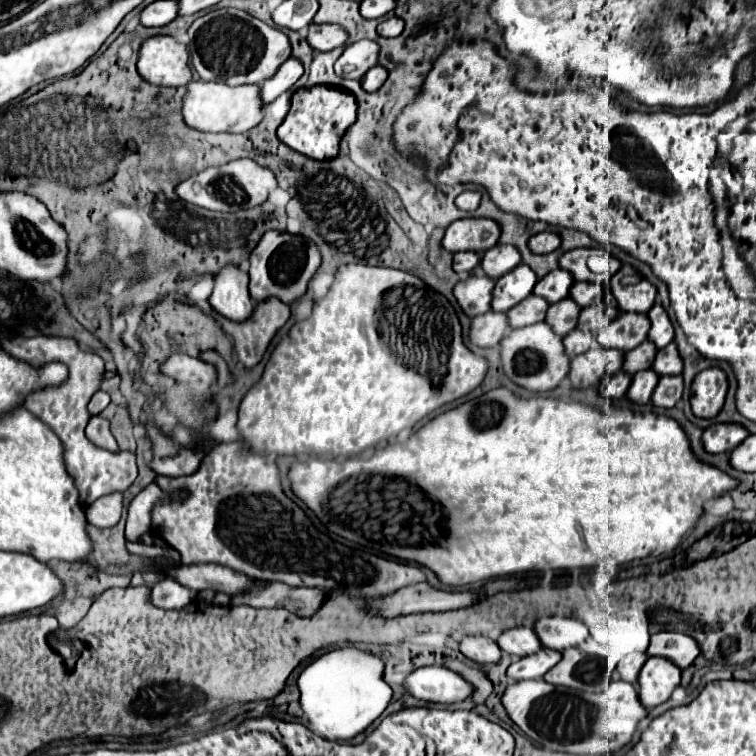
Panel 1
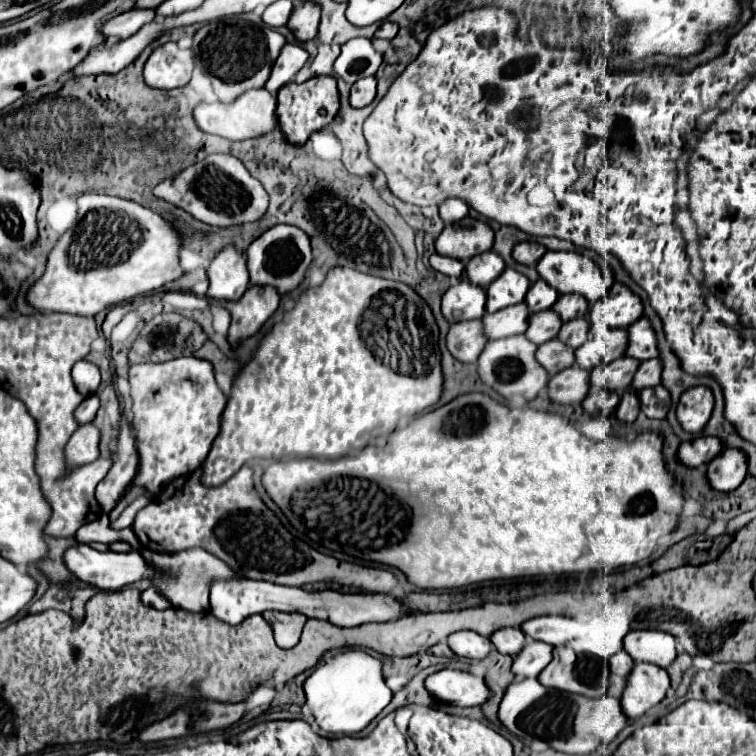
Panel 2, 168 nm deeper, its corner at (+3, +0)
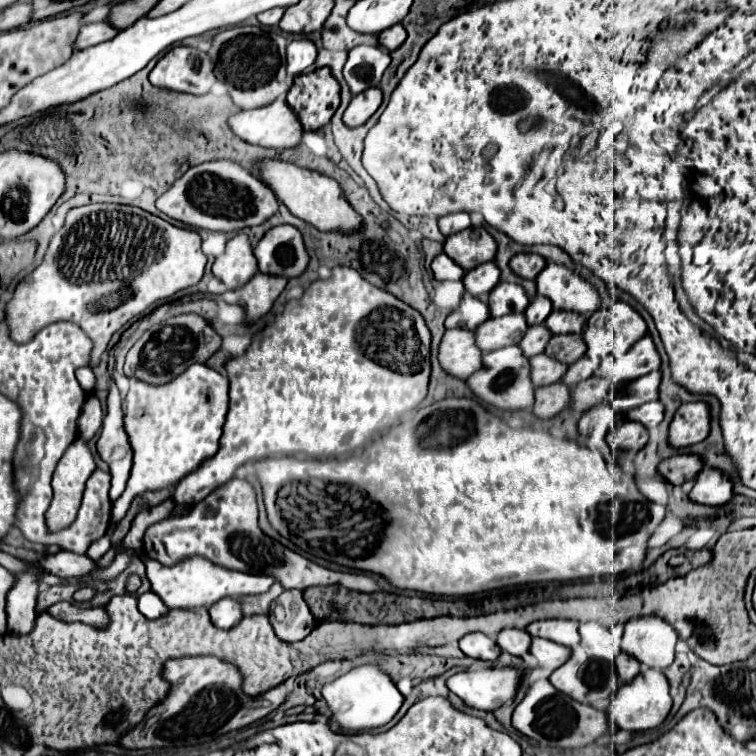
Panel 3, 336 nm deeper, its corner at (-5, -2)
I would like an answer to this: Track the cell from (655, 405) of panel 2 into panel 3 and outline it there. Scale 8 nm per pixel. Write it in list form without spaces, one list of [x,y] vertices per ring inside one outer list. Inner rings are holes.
[[[659,401],[653,403],[645,403],[633,411],[629,411],[625,417],[625,421],[639,421],[645,429],[655,429],[661,421],[663,421],[663,405]]]

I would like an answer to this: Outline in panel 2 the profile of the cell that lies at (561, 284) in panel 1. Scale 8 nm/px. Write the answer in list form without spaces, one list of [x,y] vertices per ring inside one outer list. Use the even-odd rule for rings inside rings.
[[[539,279],[537,283],[533,283],[525,295],[525,303],[529,305],[531,311],[545,311],[551,309],[553,303],[559,299],[559,293],[543,279]]]

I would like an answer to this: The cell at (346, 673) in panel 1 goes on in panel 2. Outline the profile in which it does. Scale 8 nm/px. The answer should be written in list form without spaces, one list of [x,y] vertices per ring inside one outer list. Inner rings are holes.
[[[345,649],[327,663],[315,667],[305,679],[303,689],[307,699],[305,705],[311,709],[319,729],[327,735],[353,735],[363,731],[393,697],[391,689],[385,685],[381,661],[361,649]]]

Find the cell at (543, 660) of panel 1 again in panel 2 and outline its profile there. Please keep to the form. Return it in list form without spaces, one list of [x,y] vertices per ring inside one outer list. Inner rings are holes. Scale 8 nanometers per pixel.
[[[527,639],[527,645],[521,649],[521,653],[513,659],[511,671],[517,679],[525,677],[537,677],[549,663],[551,663],[551,645],[535,639]]]

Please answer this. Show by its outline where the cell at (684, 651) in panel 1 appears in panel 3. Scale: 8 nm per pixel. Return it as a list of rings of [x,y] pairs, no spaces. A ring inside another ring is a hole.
[[[655,615],[635,617],[625,623],[625,653],[649,667],[669,667],[673,663],[675,643],[675,629]]]

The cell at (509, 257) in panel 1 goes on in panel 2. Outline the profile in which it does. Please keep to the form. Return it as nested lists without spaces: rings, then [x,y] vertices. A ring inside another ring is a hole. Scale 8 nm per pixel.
[[[485,251],[481,255],[475,255],[467,265],[465,265],[465,275],[471,283],[477,283],[479,287],[489,287],[505,269],[505,261],[499,253],[495,251]]]

